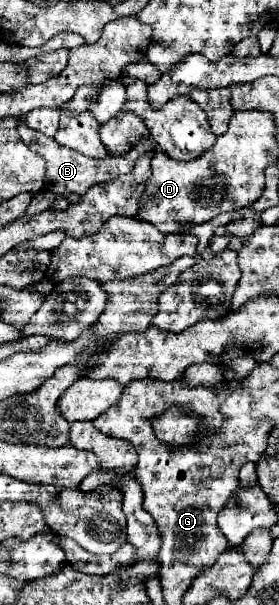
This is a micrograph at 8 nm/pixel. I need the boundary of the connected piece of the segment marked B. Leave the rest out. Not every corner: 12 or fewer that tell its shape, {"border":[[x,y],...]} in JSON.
{"border":[[27,127],[17,133],[47,161],[43,189],[83,195],[129,173],[155,147],[149,135],[129,151],[95,159]]}

